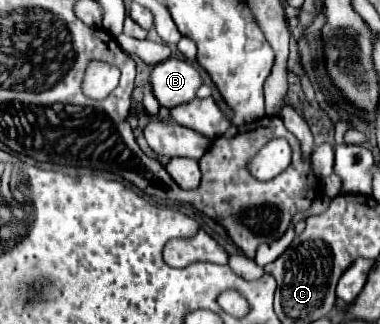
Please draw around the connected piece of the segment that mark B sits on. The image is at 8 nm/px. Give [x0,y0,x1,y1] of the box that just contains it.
[150,58,204,108]

